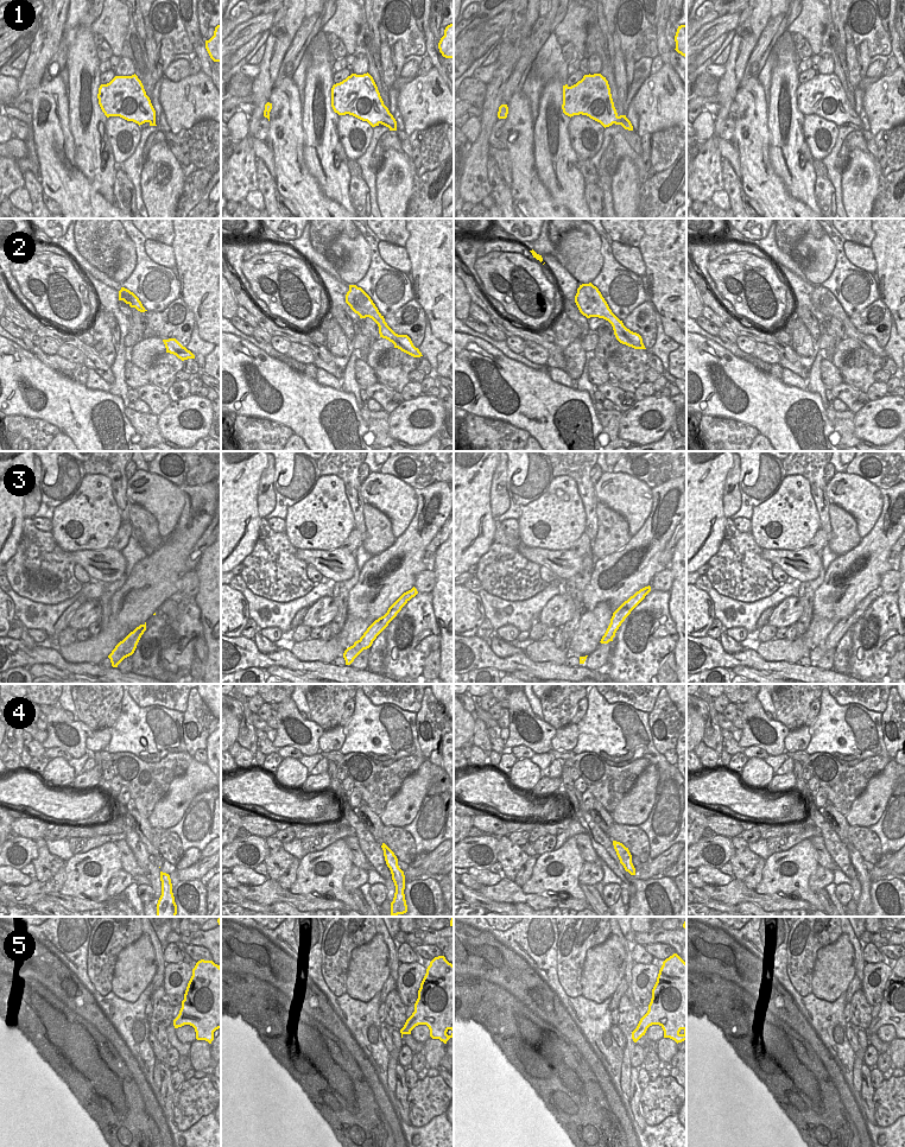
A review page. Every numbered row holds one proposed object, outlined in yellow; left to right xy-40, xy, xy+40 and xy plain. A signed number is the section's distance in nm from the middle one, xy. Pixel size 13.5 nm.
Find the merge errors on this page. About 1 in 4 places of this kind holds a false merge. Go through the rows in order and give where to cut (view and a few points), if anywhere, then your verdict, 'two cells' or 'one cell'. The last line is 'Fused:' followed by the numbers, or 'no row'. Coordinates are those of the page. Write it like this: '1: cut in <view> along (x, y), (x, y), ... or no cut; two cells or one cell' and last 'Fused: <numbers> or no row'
1: no cut; one cell
2: no cut; one cell
3: no cut; one cell
4: no cut; one cell
5: no cut; one cell
Fused: no row

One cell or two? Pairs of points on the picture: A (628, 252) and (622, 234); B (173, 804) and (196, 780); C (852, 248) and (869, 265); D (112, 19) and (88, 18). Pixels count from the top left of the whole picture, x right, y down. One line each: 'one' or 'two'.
A: two
B: one
C: one
D: two

